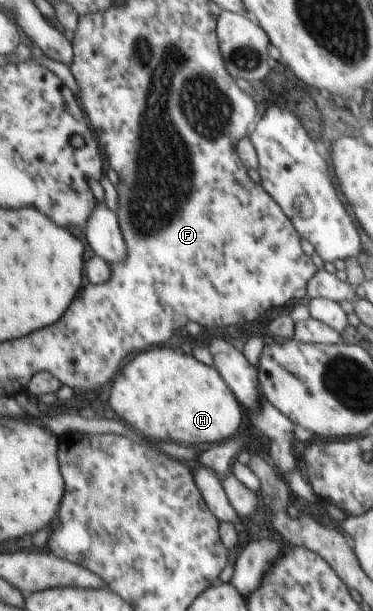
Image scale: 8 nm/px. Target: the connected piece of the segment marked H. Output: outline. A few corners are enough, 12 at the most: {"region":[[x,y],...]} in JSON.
{"region":[[135,356],[109,404],[149,438],[204,448],[243,412],[212,367]]}

